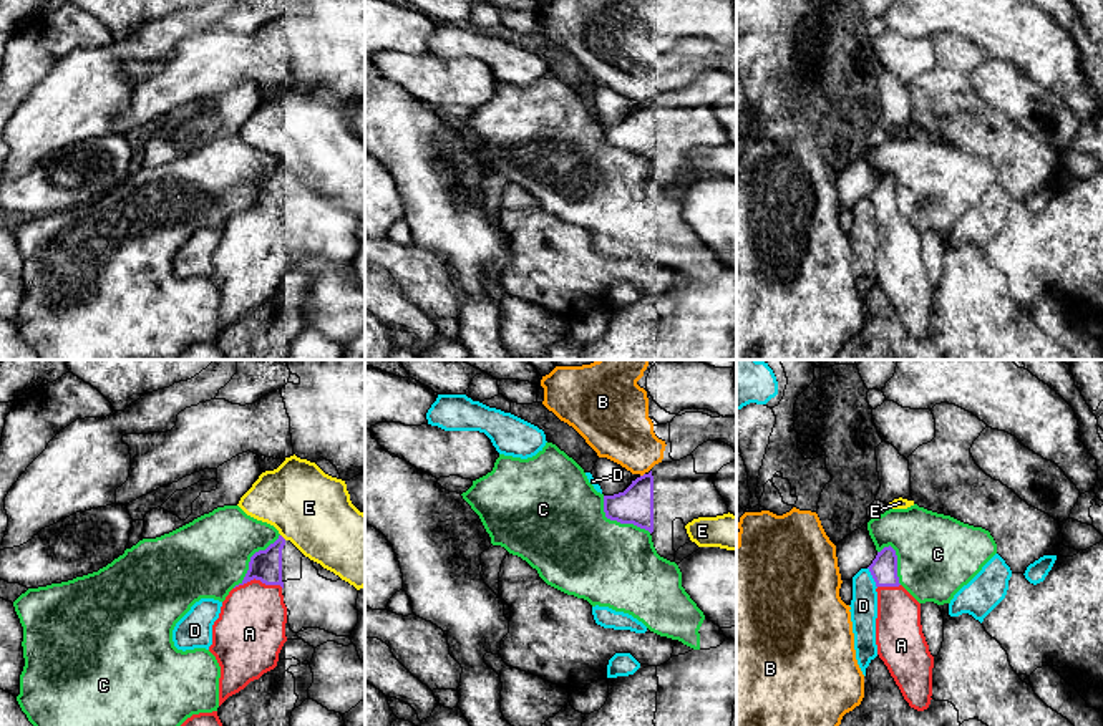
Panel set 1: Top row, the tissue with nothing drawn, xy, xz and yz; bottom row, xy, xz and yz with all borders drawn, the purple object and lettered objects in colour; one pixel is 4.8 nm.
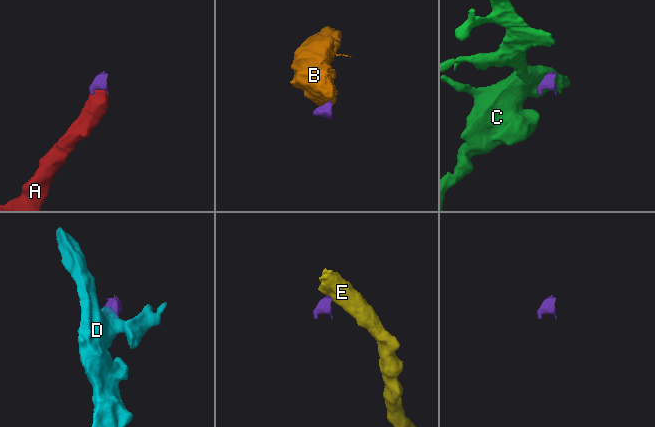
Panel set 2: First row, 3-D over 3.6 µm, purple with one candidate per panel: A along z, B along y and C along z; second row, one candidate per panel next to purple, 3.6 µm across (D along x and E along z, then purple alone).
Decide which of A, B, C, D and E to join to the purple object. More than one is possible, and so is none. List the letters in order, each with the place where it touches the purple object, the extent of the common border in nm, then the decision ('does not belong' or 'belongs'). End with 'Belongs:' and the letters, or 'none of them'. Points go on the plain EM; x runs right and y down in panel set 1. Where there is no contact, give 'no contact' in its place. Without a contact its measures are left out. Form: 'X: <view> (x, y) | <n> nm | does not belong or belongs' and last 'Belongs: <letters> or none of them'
A: xy (257, 208) | 240 nm | belongs
B: xz (644, 103) | 30 nm | does not belong
C: xz (619, 150) | 300 nm | does not belong
D: yz (873, 206) | 110 nm | does not belong
E: xy (282, 166) | 40 nm | does not belong
Belongs: A

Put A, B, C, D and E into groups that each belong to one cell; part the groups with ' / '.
A / B / C / D / E

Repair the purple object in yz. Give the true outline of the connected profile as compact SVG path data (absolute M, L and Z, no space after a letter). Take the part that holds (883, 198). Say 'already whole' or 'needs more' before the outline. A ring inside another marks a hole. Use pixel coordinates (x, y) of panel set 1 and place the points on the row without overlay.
needs more | M891 174L877 181L867 197L877 215L877 283L909 335L924 340L932 328L934 285L922 262L921 232L899 212Z

